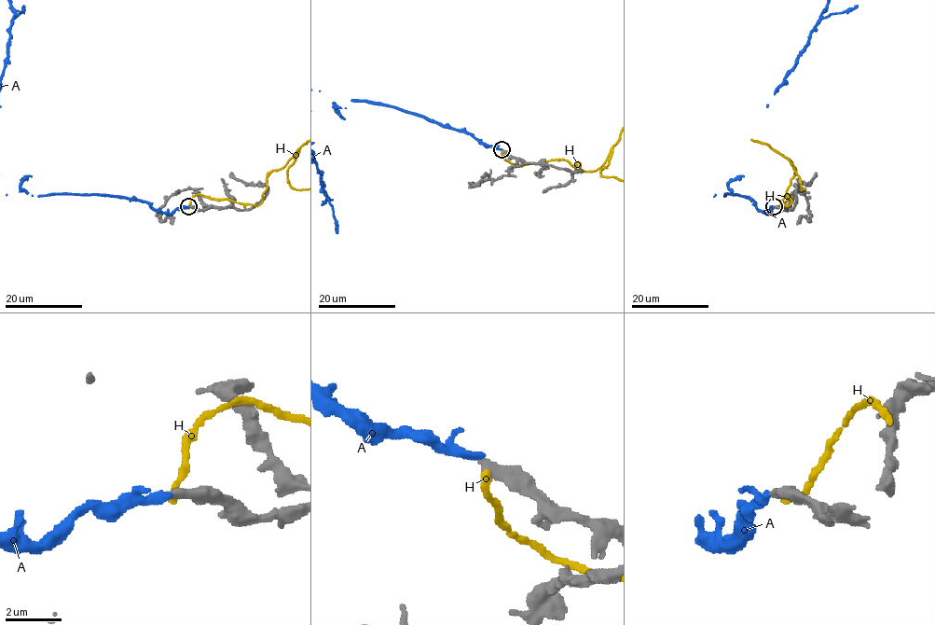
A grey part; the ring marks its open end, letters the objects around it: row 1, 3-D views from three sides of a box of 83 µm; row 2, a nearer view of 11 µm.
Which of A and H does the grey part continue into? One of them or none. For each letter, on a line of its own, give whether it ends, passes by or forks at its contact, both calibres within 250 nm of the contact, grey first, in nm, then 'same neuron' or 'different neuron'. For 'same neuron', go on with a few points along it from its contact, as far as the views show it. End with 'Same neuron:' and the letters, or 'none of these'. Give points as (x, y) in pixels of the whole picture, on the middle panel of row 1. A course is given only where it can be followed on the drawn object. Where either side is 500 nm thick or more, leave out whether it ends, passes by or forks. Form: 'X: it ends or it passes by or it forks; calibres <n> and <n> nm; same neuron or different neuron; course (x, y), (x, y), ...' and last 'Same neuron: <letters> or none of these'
A: it ends; calibres 380 and 280 nm; same neuron
H: it ends; calibres 480 and 240 nm; different neuron
Same neuron: A

